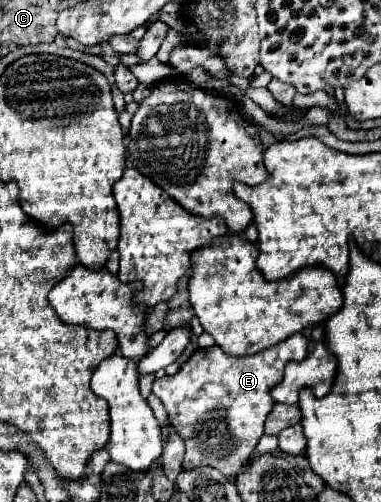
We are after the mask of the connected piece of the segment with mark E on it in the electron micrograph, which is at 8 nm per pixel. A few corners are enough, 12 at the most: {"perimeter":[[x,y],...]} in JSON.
{"perimeter":[[289,336],[255,356],[199,348],[153,394],[185,442],[183,470],[235,480],[251,462]]}

